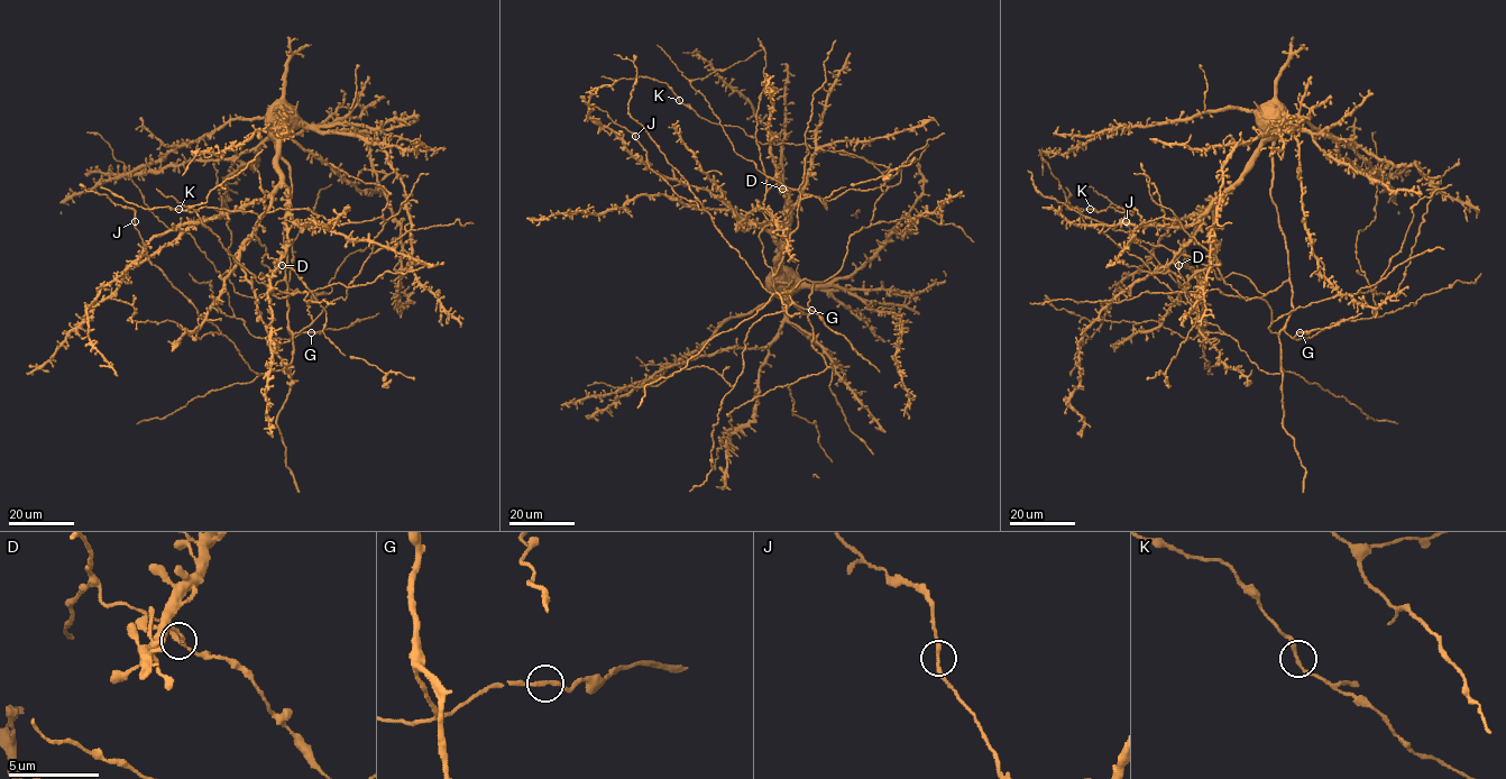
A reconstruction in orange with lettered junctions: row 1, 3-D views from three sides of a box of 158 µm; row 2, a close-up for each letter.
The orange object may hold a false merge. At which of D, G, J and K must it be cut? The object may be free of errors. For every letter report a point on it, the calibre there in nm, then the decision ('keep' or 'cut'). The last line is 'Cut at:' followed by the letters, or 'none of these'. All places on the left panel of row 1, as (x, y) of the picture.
D: place (282, 265); calibre 190 nm; keep
G: place (311, 332); calibre 200 nm; cut
J: place (135, 221); calibre 200 nm; keep
K: place (178, 209); calibre 220 nm; keep
Cut at: G

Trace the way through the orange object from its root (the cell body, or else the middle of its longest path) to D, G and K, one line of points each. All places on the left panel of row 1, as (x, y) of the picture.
D: (284, 107), (277, 153), (291, 198), (285, 277), (272, 294), (258, 277), (268, 272), (263, 258), (282, 265)
G: (284, 107), (277, 153), (291, 183), (283, 231), (287, 330), (293, 338), (311, 332)
K: (284, 107), (287, 328), (299, 332), (345, 300), (383, 218), (178, 209)

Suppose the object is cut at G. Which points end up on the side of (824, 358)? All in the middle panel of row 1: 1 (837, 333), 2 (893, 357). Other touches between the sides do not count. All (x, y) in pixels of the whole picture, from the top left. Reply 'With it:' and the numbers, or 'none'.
With it: 2

